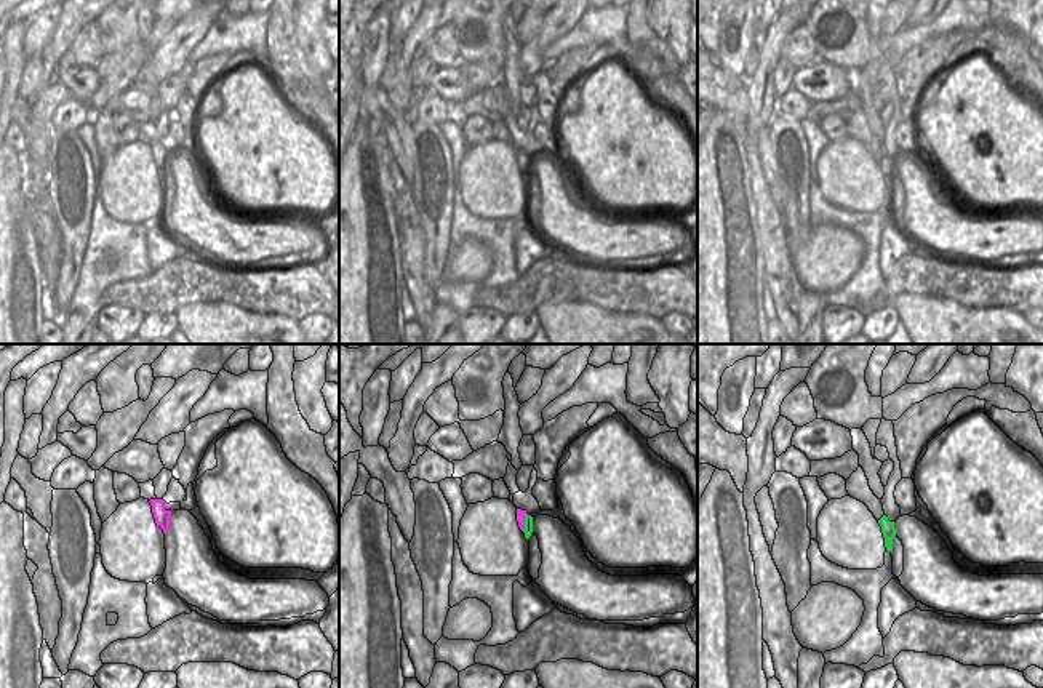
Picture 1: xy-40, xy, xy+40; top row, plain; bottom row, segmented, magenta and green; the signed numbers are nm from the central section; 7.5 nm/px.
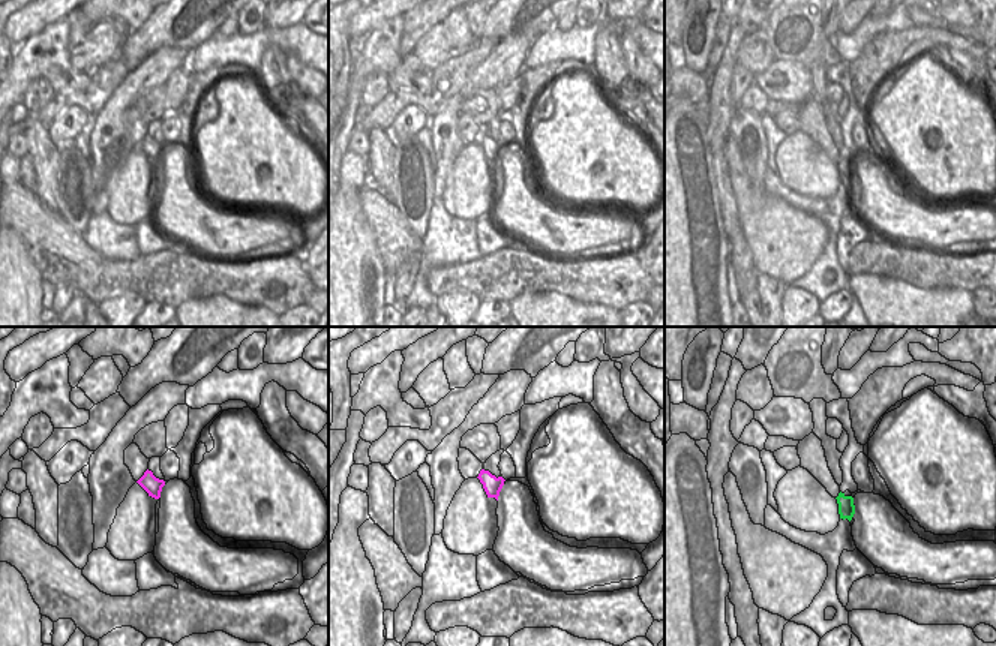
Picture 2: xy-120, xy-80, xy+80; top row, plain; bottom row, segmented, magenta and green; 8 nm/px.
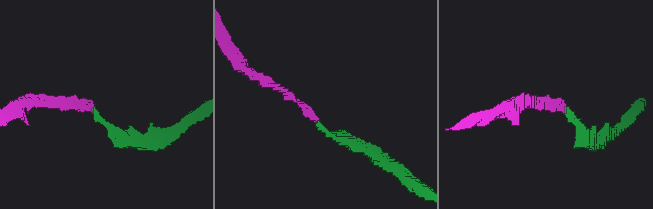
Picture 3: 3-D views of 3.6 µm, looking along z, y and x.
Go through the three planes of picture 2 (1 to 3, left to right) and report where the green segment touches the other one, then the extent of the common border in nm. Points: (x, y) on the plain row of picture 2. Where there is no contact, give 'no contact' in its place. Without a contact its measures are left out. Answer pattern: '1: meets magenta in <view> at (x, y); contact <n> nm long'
1: no contact
2: no contact
3: no contact

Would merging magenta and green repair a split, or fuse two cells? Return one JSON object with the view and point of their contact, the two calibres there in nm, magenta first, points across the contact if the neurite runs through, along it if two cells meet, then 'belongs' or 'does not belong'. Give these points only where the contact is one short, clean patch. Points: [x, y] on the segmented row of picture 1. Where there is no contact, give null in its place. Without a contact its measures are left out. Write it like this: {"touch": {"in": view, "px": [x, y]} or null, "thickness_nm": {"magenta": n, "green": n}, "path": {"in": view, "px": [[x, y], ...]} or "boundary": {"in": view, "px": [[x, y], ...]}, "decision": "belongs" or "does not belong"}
{"touch": {"in": "xy", "px": [523, 522]}, "thickness_nm": {"magenta": 70, "green": 70}, "path": {"in": "xy", "px": [[520, 514], [523, 522], [528, 520]]}, "decision": "belongs"}

